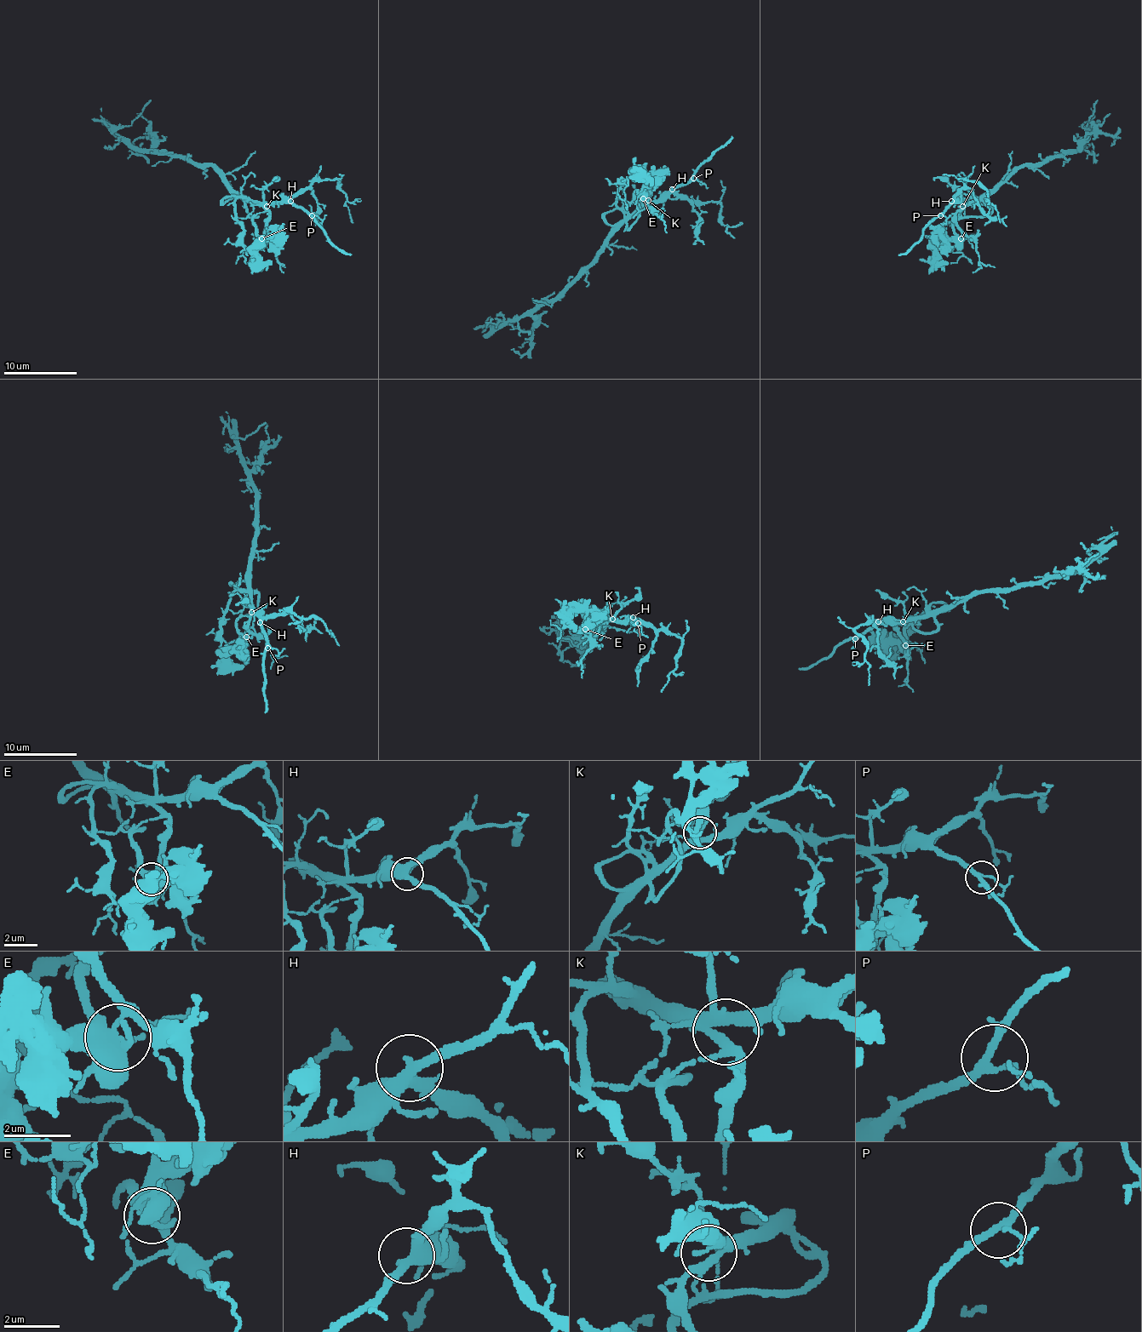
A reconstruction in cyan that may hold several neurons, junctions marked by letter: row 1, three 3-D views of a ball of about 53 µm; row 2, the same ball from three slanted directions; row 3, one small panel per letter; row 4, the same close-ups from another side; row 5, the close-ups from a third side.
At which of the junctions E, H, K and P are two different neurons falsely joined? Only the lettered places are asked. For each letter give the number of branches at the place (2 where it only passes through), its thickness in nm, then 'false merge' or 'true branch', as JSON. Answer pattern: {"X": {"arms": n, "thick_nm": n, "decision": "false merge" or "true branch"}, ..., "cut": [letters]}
{"E": {"arms": 6, "thick_nm": 440, "decision": "false merge"}, "H": {"arms": 3, "thick_nm": 380, "decision": "true branch"}, "K": {"arms": 5, "thick_nm": 240, "decision": "true branch"}, "P": {"arms": 4, "thick_nm": 220, "decision": "true branch"}, "cut": ["E"]}

